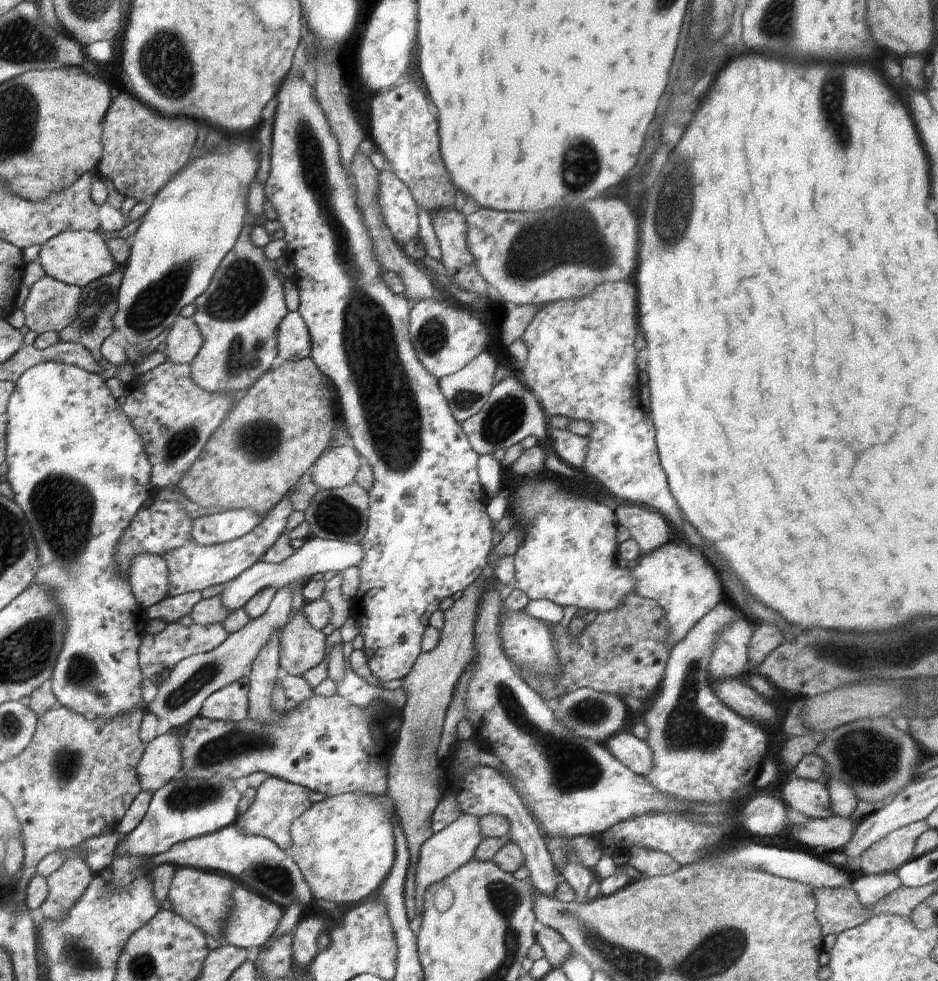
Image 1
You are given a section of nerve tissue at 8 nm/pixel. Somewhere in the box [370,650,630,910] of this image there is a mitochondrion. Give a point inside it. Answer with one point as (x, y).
(572, 765)

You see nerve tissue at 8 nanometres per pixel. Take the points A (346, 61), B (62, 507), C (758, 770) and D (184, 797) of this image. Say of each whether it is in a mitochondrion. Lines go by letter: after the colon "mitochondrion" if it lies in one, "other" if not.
A: other
B: mitochondrion
C: other
D: mitochondrion

